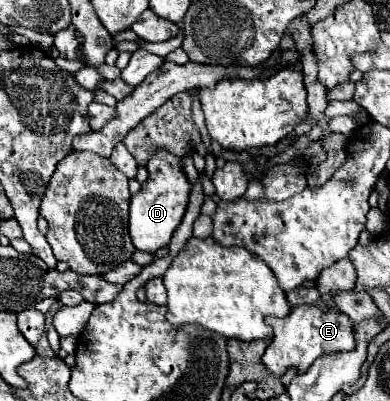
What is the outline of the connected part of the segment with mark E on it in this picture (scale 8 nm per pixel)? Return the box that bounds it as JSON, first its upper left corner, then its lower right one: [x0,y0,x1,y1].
[262,304,356,376]

